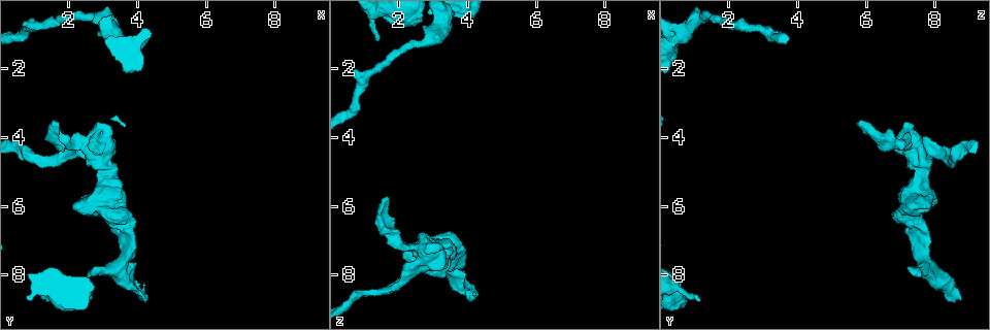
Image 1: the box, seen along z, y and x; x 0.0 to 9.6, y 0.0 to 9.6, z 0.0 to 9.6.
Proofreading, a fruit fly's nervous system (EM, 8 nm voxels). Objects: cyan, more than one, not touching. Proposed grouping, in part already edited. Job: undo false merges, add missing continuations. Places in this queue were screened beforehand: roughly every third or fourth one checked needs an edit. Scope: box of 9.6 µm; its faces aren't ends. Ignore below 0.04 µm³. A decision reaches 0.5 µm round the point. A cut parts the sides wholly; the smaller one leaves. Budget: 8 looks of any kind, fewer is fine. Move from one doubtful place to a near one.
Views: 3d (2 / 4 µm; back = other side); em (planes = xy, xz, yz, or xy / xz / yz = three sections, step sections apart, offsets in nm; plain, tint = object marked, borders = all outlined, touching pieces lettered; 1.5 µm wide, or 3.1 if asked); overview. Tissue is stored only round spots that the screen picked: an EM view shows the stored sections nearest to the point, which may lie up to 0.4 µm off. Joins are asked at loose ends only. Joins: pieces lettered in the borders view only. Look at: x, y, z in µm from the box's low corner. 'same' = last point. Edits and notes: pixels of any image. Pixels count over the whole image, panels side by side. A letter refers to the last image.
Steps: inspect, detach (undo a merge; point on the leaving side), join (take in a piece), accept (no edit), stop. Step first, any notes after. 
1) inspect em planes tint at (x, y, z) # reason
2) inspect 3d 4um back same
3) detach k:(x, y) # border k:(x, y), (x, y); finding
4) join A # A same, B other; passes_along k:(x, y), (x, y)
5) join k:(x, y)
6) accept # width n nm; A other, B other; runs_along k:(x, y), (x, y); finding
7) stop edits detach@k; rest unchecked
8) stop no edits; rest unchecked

inspect 3d 2um at (1.40, 8.80, 1.20) # an open end

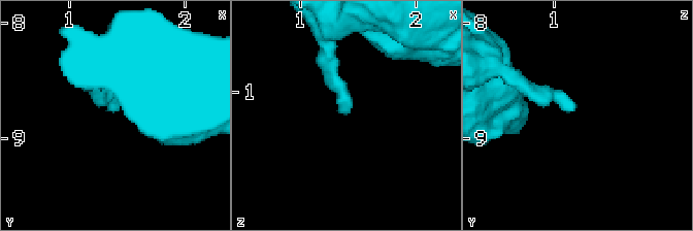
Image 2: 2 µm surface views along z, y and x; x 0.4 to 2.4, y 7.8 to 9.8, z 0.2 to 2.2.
inspect em 3.1um planes plain at (1.42, 8.76, 1.16)

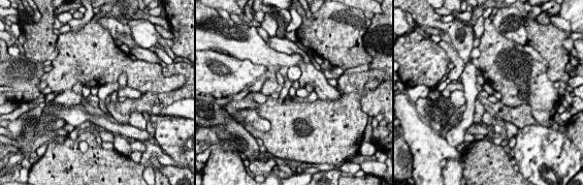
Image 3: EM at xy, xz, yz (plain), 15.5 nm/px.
inspect em 3.1um planes borders same

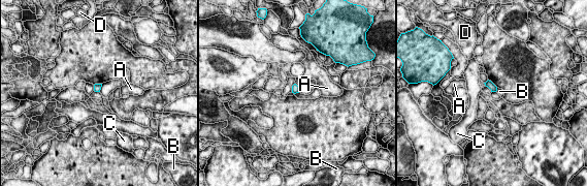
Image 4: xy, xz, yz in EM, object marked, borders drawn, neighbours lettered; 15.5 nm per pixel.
accept # A other, B other, C other, D other; border 4:(298, 92), (295, 94); no lettered piece goes on from it

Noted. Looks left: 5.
inspect 3d 2um at (4.30, 8.85, 8.60) # an open end

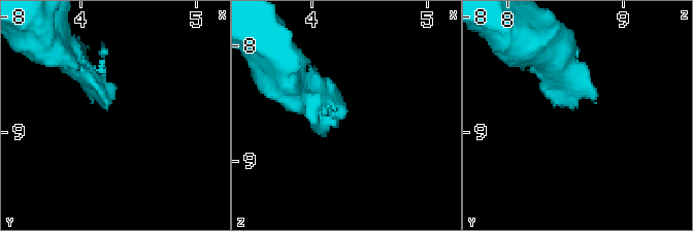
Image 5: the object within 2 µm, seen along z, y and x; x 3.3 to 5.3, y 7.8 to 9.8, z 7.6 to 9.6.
inspect em xy step 8 tint at (4.24, 8.80, 8.56) # shape alone is not enough

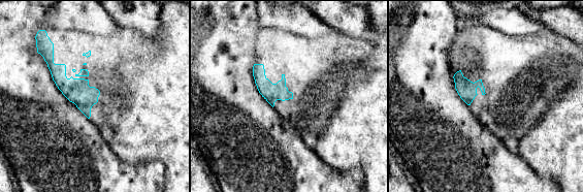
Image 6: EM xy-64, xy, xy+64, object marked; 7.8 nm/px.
inspect em planes borders same # cut it another way

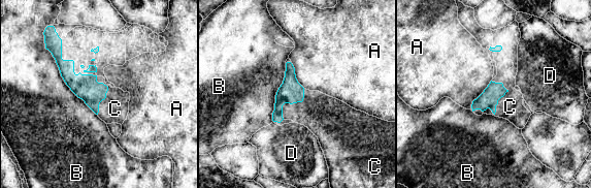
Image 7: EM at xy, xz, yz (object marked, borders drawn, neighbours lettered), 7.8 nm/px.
join C # A other, B other, C same, D other; passes_along 7:(489, 98), (497, 103), (510, 106); the neuron continues

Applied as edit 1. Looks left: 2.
stop edits join@7; rest unchecked

